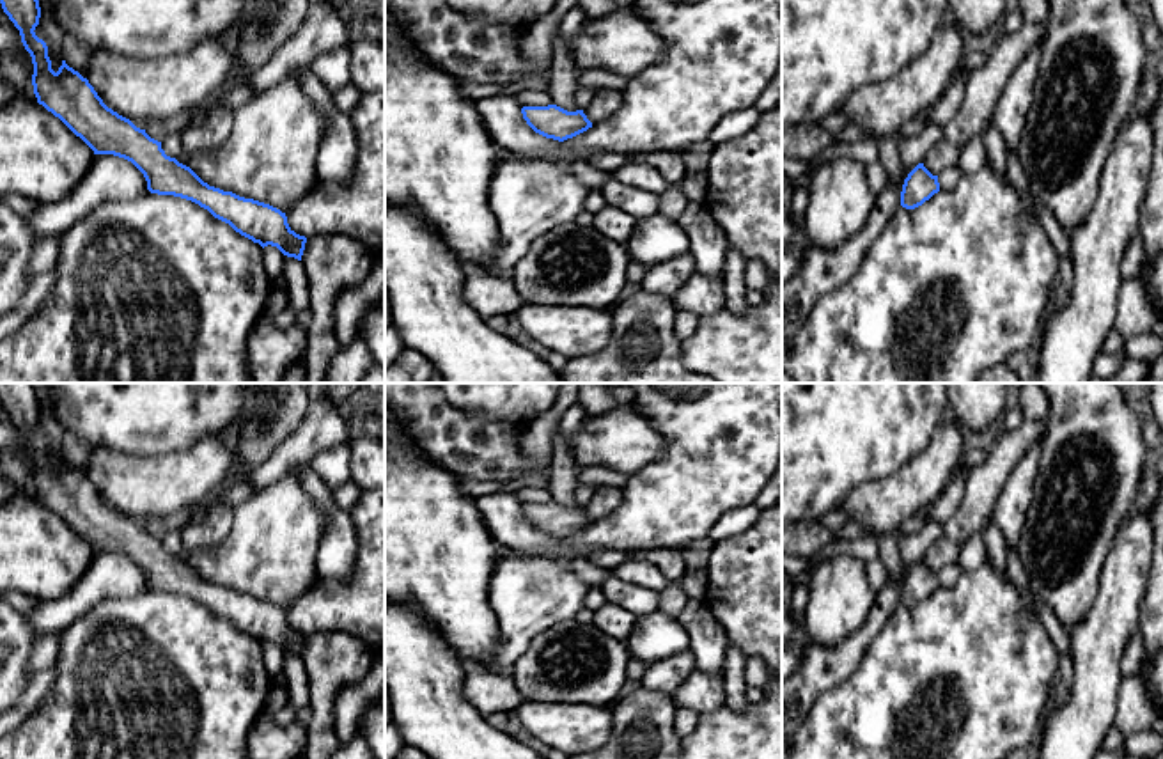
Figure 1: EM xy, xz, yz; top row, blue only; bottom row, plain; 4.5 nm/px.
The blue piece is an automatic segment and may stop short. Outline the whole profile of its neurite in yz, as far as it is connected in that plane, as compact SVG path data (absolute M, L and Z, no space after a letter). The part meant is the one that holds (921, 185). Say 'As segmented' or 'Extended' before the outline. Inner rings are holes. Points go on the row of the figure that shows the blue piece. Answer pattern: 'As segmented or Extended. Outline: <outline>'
As segmented. Outline: M918 163L904 179L901 206L915 209L940 192L938 176L933 176L924 163Z

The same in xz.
As segmented. Outline: M548 105L523 106L521 113L535 133L558 142L573 138L592 128L592 122L587 119L583 110L567 112L557 105Z

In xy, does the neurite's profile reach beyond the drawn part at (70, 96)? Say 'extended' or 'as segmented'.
as segmented

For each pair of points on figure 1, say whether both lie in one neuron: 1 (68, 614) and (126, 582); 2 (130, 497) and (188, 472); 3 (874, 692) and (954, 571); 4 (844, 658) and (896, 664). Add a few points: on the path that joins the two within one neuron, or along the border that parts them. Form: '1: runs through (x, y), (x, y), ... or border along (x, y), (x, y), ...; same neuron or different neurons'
1: runs through (82, 600), (100, 582), (112, 582); same neuron
2: runs through (144, 486), (174, 481); same neuron
3: border along (965, 571), (951, 586), (940, 586); different neurons
4: border along (885, 625), (869, 642), (860, 664), (832, 688); different neurons

